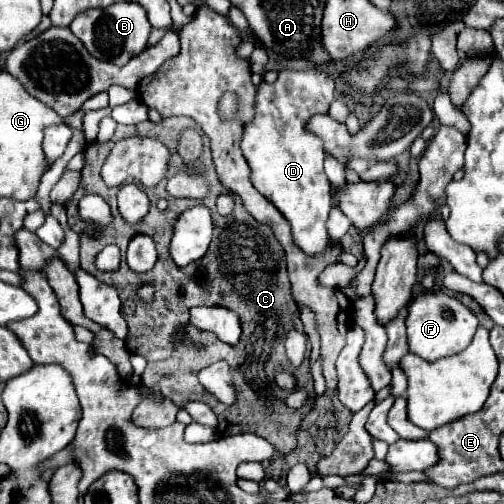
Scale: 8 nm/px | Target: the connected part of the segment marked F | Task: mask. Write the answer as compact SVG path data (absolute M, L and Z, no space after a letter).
M423 293L415 297L409 305L409 315L405 323L407 323L409 351L427 361L437 361L441 357L449 357L463 351L471 343L479 327L477 317L459 299L447 293Z

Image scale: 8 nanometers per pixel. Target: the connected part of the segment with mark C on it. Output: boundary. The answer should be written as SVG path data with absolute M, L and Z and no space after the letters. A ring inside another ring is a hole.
M175 117L175 119L163 119L161 123L139 123L139 125L119 125L115 139L111 139L109 143L91 143L91 147L87 149L85 155L85 167L83 167L83 181L79 191L73 195L71 203L67 205L67 223L69 227L81 235L83 241L87 241L87 237L83 235L85 229L85 221L79 217L77 211L77 203L85 193L99 193L109 205L113 205L111 215L113 215L113 223L109 227L105 227L101 231L101 237L91 241L91 245L81 245L81 269L91 273L93 277L97 277L99 281L113 285L119 291L121 303L123 303L123 315L125 321L129 325L129 339L127 339L127 347L131 353L137 353L141 357L147 359L147 367L141 375L141 383L151 387L155 381L159 383L163 395L167 395L173 401L189 401L189 399L197 399L207 403L211 409L217 409L213 401L213 395L209 395L199 383L197 383L197 373L207 367L209 363L213 363L213 359L227 359L231 365L233 375L237 377L237 391L239 391L239 399L233 407L225 407L217 417L219 417L219 431L223 435L231 435L231 433L243 433L243 431L251 431L257 433L261 437L265 437L281 455L289 455L295 447L297 447L297 429L301 427L303 417L293 417L291 409L285 405L277 405L279 401L283 401L291 391L281 389L275 383L275 369L281 367L289 367L289 359L285 355L285 335L291 329L301 331L303 325L301 321L295 321L299 317L299 307L291 297L291 283L287 277L287 265L285 265L285 251L281 247L281 243L275 243L275 235L271 231L271 227L267 227L265 223L255 221L243 207L241 201L237 201L235 211L231 217L221 217L215 211L213 215L213 223L215 223L215 235L211 241L211 247L207 251L205 257L201 257L201 261L189 263L187 267L177 267L175 261L169 255L169 243L173 237L173 225L177 221L177 217L187 211L189 207L193 207L199 203L199 199L177 199L177 197L169 197L169 193L165 191L165 181L157 183L155 187L147 189L147 195L153 203L151 207L151 215L147 217L147 223L139 223L139 227L127 227L127 223L123 223L123 219L119 219L117 211L115 211L115 191L117 189L107 189L107 185L101 179L101 167L105 157L109 155L111 147L115 141L123 139L123 137L153 137L159 139L163 143L167 143L167 147L171 151L177 151L177 143L181 137L183 129L199 129L197 123L193 119L187 117ZM167 197L169 201L169 209L167 211L159 211L155 207L155 203ZM135 235L147 235L155 241L157 251L159 251L159 261L153 267L153 271L147 273L133 273L127 263L125 263L125 251L129 241ZM105 245L117 245L121 249L121 265L117 271L99 271L95 267L95 257L97 253L105 247ZM201 275L207 277L207 283L201 285ZM141 283L151 283L155 285L155 295L151 299L151 305L143 303L137 297L137 287ZM197 305L223 305L233 309L239 317L241 317L241 325L243 325L243 333L241 333L241 341L239 345L231 347L223 341L219 341L213 333L209 331L199 331L189 323L189 309L197 307ZM179 331L185 331L185 339L187 341L173 341L173 337ZM191 341L203 345L205 349L195 349L191 347ZM245 349L247 349L247 367L245 367L245 377L243 373L235 373L235 369L239 365L245 363Z

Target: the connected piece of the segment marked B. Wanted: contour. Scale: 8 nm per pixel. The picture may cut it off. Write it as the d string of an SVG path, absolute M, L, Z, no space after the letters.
M127 1L109 5L107 9L87 9L79 13L69 27L93 57L111 61L115 65L125 65L131 57L139 55L145 49L151 33L151 23L147 21L147 13L143 11L143 7Z

